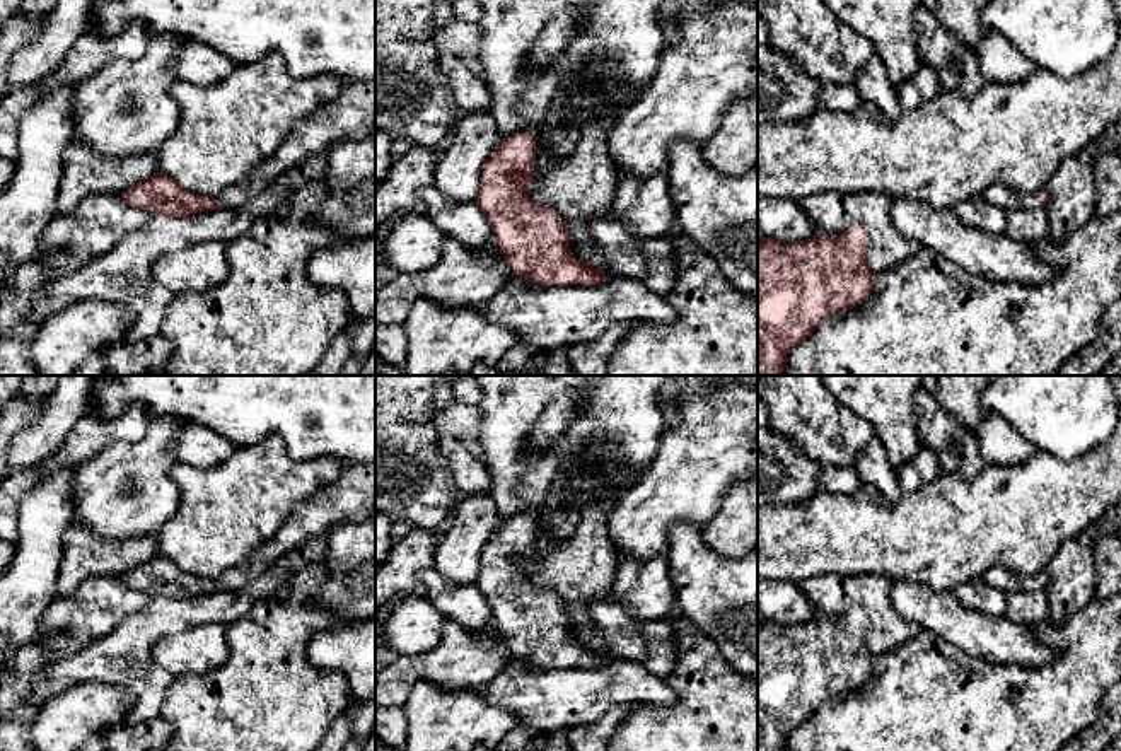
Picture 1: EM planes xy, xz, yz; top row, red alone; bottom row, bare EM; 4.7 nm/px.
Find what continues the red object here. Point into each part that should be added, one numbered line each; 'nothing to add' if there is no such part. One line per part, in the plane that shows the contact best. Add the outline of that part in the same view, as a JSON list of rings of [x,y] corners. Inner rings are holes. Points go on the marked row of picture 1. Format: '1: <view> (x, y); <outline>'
1: yz (1005, 198); [[[991,184],[985,193],[985,200],[998,208],[1010,212],[1020,207],[1037,208],[1039,195],[1037,193],[1019,193],[1015,189],[1005,188],[1003,184]]]

